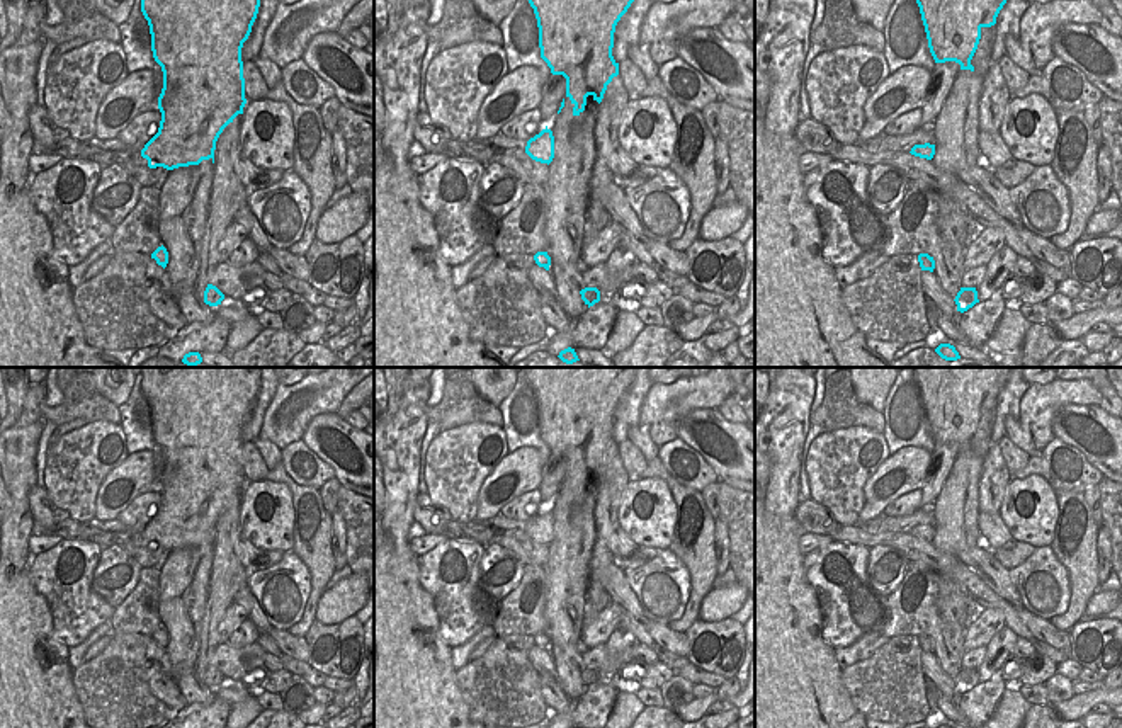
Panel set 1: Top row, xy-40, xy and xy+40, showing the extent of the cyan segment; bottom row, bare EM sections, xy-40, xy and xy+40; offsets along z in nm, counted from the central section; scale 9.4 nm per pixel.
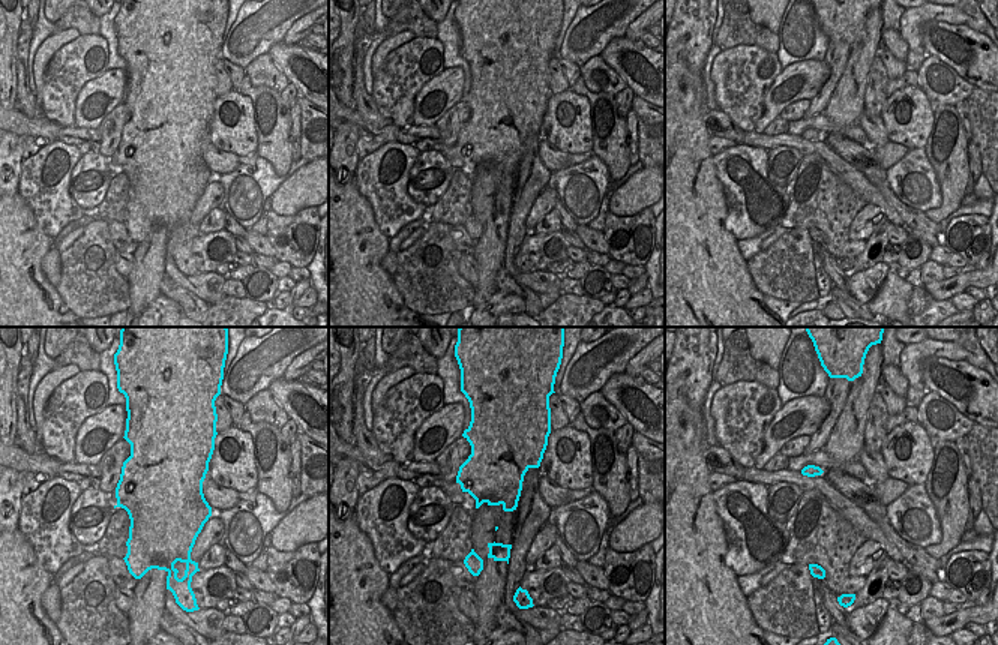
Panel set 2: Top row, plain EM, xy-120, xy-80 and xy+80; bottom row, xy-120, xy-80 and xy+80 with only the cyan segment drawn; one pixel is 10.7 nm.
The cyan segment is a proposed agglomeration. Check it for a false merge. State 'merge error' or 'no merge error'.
no merge error

